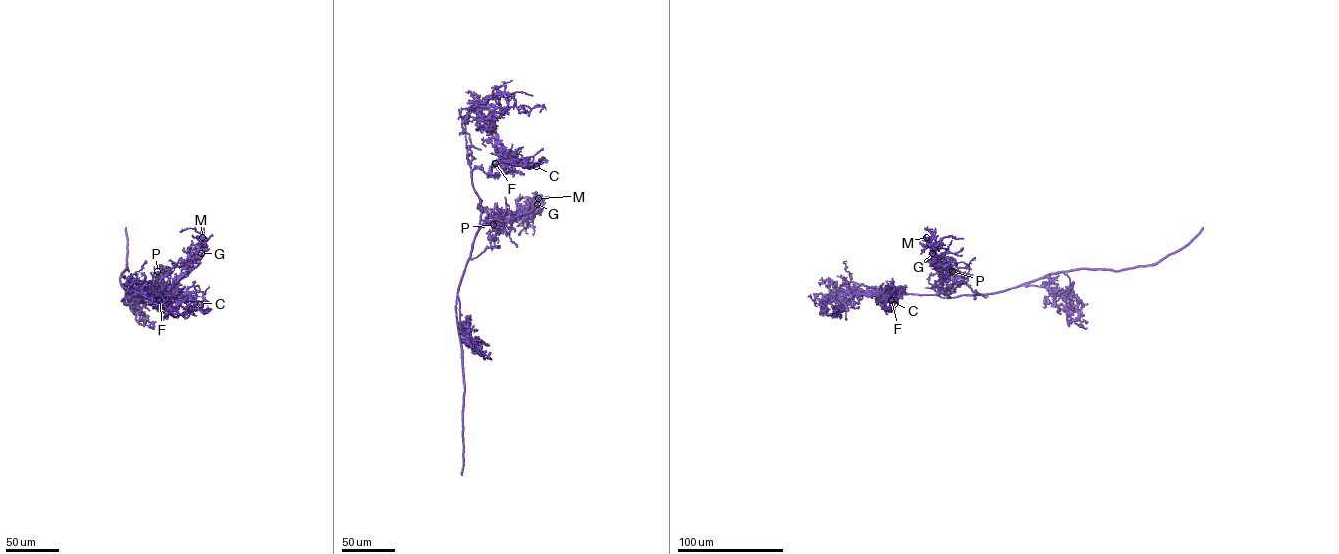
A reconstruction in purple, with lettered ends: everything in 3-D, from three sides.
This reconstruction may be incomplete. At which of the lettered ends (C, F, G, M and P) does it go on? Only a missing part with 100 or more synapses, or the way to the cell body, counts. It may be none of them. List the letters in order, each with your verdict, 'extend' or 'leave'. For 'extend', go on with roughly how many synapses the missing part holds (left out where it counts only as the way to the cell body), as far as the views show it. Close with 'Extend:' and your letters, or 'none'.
C: leave
F: leave
G: extend; 350 synapses
M: leave
P: leave
Extend: G

